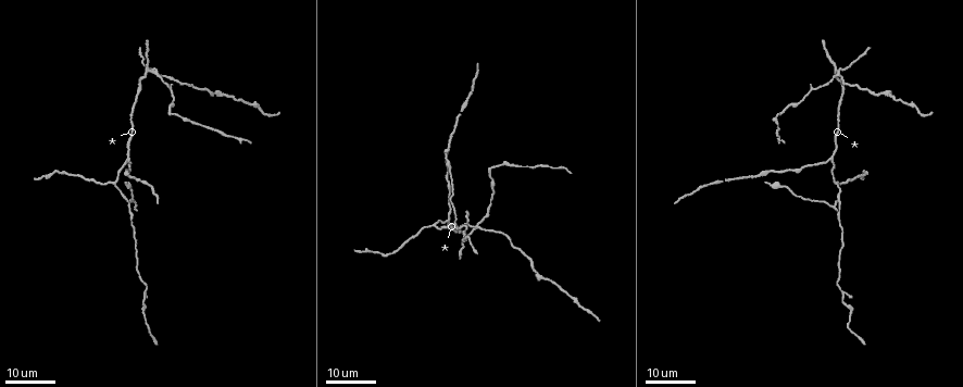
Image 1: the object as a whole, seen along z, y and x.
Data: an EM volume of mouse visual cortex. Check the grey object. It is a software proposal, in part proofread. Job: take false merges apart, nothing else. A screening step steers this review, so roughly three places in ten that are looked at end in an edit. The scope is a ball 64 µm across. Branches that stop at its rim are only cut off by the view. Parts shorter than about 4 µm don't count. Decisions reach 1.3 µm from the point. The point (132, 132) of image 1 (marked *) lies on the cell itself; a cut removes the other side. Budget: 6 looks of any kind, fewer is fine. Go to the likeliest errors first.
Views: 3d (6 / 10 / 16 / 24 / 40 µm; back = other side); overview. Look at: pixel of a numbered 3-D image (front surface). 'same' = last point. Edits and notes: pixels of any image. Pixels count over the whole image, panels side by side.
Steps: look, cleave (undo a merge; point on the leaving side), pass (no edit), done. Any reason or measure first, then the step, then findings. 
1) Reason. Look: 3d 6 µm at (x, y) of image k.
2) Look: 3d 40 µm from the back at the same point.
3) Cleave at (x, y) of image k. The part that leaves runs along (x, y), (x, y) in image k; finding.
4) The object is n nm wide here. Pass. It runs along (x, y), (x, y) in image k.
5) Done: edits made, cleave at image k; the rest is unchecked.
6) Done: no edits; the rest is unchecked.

Three arms meet. Look: 3d 16 µm at (478, 226) of image 1.

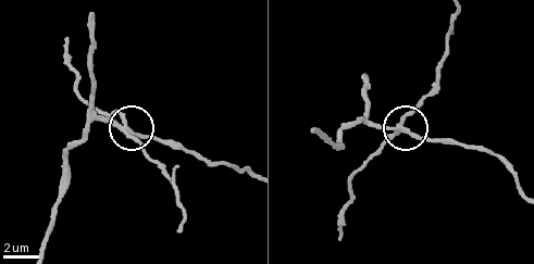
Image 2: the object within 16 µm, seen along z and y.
Look: 3d 6 µm at (129, 136) of image 2.

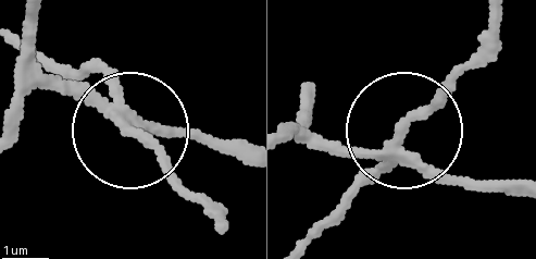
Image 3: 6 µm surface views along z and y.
The object is 220 nm wide here. Cleave at (163, 146) of image 3. The part that leaves runs along (119, 112), (221, 221) in image 3; two cells meet here.

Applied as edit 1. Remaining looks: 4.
Look: overview.

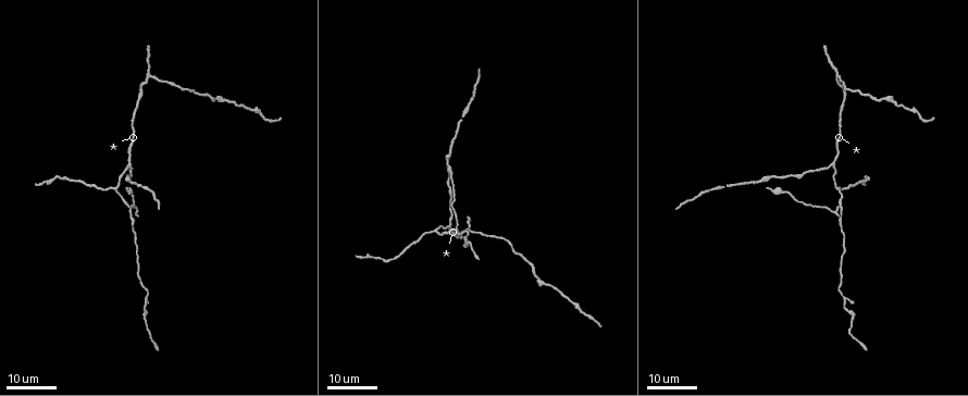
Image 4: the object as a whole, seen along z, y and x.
Three-way junction. Look: 3d 16 µm at (830, 166) of image 4.

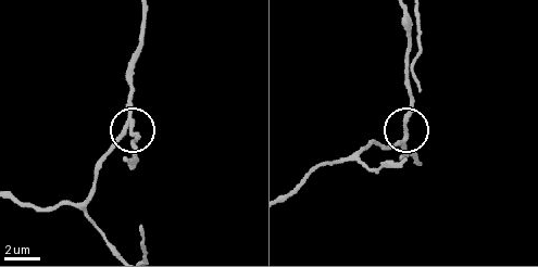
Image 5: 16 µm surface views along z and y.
Closer look. Look: 3d 6 µm at (131, 120) of image 5.

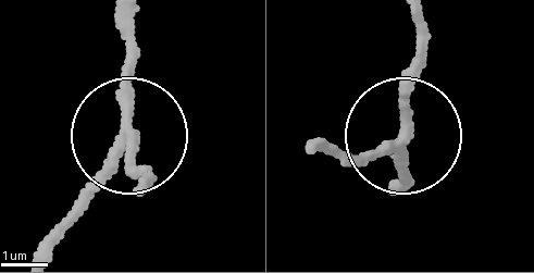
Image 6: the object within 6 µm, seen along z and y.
3 arms meet here. Pass. Continuous, no second cell.

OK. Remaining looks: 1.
Done: edits made, cleave at image 3; the rest is unchecked.

